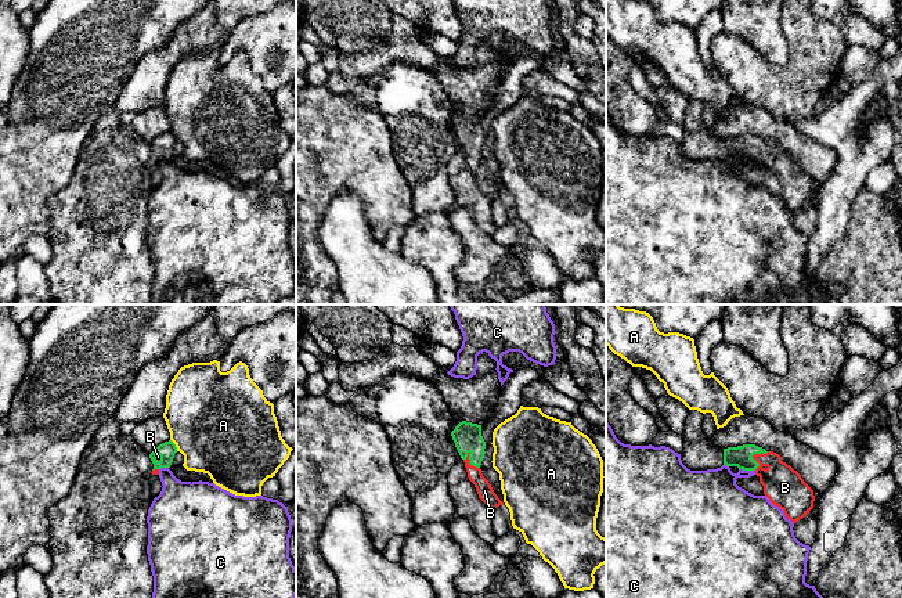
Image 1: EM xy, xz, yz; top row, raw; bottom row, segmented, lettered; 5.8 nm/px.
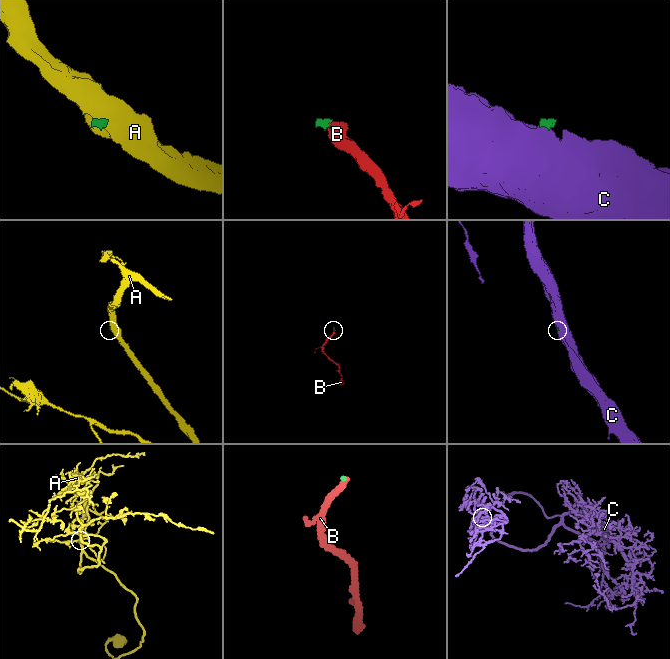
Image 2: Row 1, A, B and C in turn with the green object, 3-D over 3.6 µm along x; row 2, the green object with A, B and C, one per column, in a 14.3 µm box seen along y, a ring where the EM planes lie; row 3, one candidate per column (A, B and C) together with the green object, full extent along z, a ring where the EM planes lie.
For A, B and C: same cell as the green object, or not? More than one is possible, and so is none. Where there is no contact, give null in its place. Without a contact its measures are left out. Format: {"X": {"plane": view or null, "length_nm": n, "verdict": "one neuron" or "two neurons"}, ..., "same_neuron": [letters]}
{"A": {"plane": "xy", "length_nm": 80, "verdict": "two neurons"}, "B": {"plane": "xz", "length_nm": 120, "verdict": "one neuron"}, "C": {"plane": "yz", "length_nm": 100, "verdict": "two neurons"}, "same_neuron": ["B"]}

